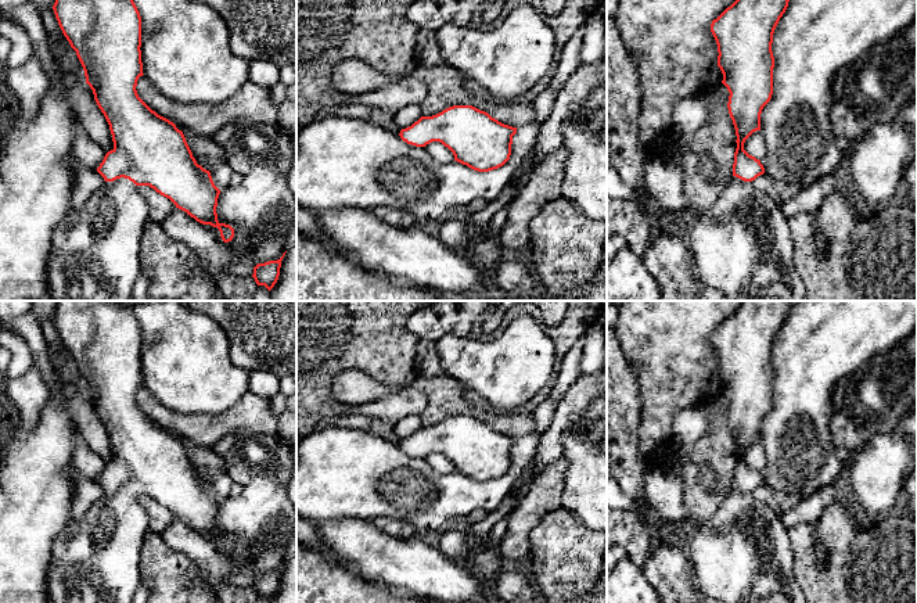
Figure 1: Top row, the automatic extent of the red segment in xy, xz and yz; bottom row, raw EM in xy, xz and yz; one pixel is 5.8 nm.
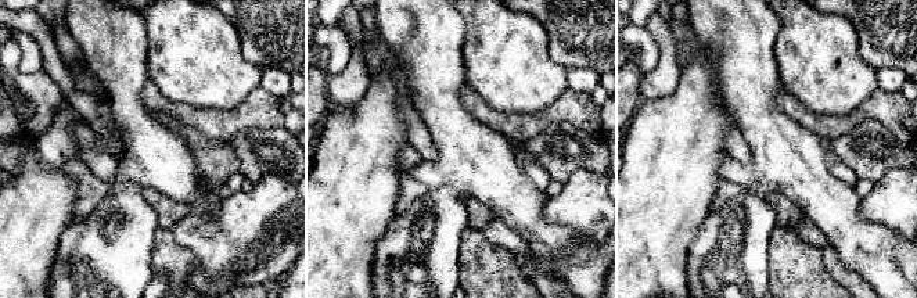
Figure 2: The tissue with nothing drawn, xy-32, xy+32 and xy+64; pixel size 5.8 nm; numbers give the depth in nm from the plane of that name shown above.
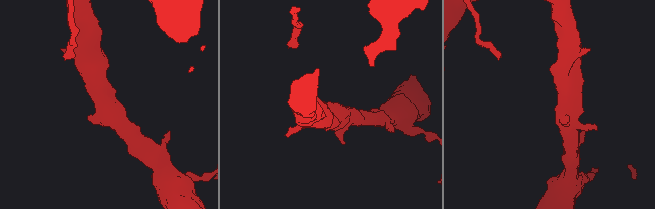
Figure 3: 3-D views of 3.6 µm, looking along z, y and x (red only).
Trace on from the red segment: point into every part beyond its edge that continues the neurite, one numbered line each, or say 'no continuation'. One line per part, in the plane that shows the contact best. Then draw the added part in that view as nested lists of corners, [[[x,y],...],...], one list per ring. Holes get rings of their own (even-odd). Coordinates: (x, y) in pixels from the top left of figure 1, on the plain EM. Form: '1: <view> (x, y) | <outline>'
1: xy (96, 559) | [[[121,488],[96,500],[80,520],[72,520],[54,541],[47,571],[48,603],[132,603],[141,585],[140,557],[150,520],[137,496]]]

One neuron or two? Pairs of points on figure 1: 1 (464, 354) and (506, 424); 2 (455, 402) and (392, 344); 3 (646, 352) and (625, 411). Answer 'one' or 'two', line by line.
1: two
2: two
3: two

